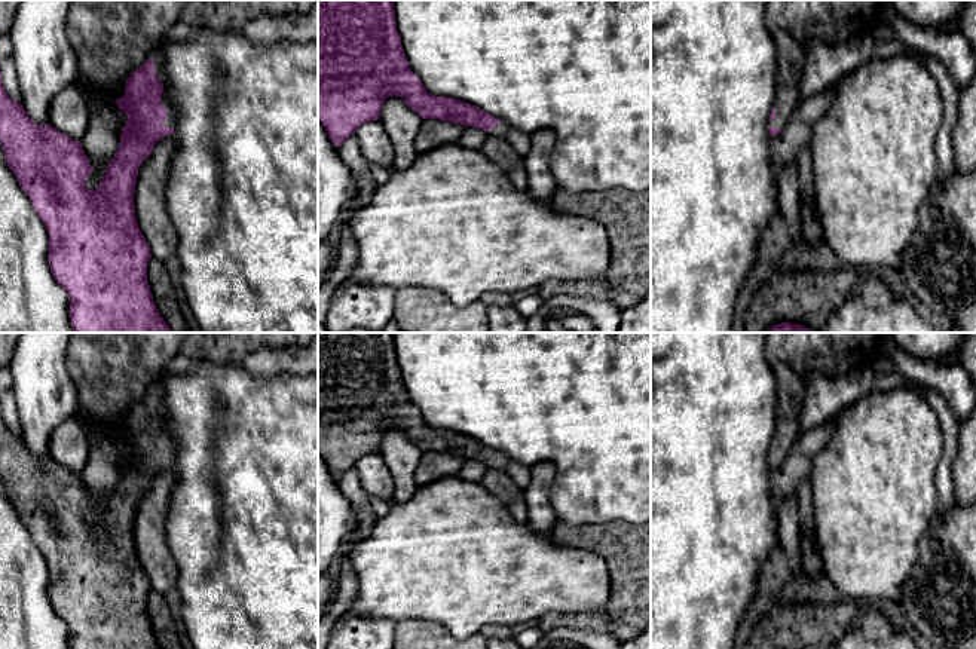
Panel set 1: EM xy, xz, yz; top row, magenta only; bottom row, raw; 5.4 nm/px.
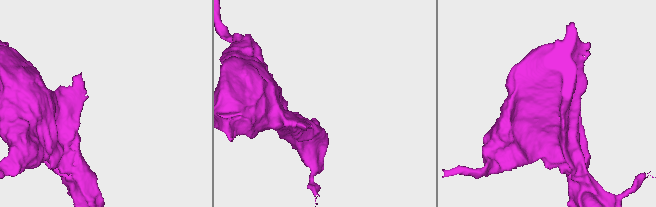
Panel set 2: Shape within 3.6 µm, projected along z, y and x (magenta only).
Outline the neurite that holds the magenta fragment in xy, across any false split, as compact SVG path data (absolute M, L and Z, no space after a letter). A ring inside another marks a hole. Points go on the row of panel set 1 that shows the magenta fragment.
M189 0L147 61L126 79L125 95L116 104L128 120L119 150L95 190L86 186L92 166L82 143L51 125L34 123L24 105L6 94L0 74L0 144L7 166L48 229L48 261L55 281L68 294L74 333L171 333L153 301L147 281L152 254L134 205L138 168L160 138L174 134L175 126L175 113L165 89L163 45L187 42L199 28L242 30L245 22L260 15L305 15L316 4L318 0Z

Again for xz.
M318 0L318 120L339 147L355 131L379 120L383 101L401 97L422 119L440 119L507 138L511 126L480 107L426 92L410 70L397 30L394 0Z

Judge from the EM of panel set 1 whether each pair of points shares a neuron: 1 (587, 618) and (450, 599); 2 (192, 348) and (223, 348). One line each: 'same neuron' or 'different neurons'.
1: different neurons
2: same neuron

